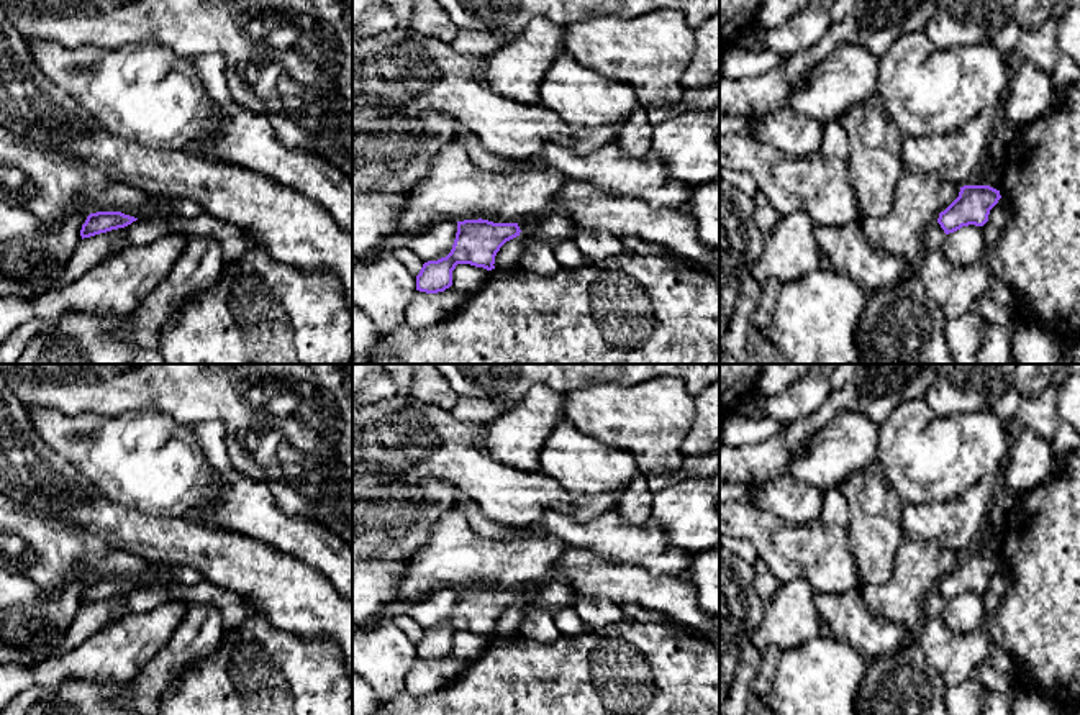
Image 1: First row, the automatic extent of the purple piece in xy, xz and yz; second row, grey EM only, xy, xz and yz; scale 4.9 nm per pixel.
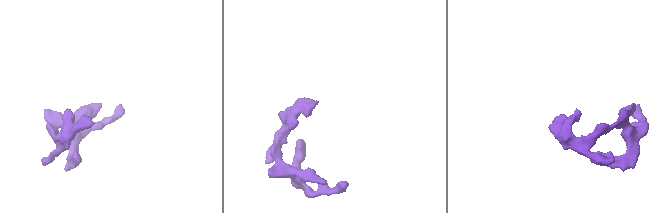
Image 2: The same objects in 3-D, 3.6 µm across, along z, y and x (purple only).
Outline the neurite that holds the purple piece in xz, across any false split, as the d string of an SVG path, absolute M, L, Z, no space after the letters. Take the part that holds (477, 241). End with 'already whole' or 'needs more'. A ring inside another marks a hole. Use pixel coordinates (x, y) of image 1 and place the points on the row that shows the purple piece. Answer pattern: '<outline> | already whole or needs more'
M560 215L541 216L539 228L531 235L523 235L518 223L493 223L482 218L457 221L451 253L423 264L416 276L416 290L444 292L452 285L452 271L457 264L495 269L497 253L513 238L524 246L541 243L554 248L560 241L574 239L574 236L575 225Z | needs more

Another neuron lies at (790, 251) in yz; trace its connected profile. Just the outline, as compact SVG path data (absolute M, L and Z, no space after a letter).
M801 210L780 216L765 236L764 251L749 276L760 285L772 279L787 284L826 266L815 228L815 221Z

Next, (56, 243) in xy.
M79 210L54 226L44 226L34 249L57 271L69 264L70 254L82 239L80 230L87 220L87 212Z

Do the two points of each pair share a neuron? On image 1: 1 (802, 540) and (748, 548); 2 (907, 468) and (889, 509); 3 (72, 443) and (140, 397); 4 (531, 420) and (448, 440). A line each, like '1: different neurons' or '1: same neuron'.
1: different neurons
2: different neurons
3: different neurons
4: different neurons

